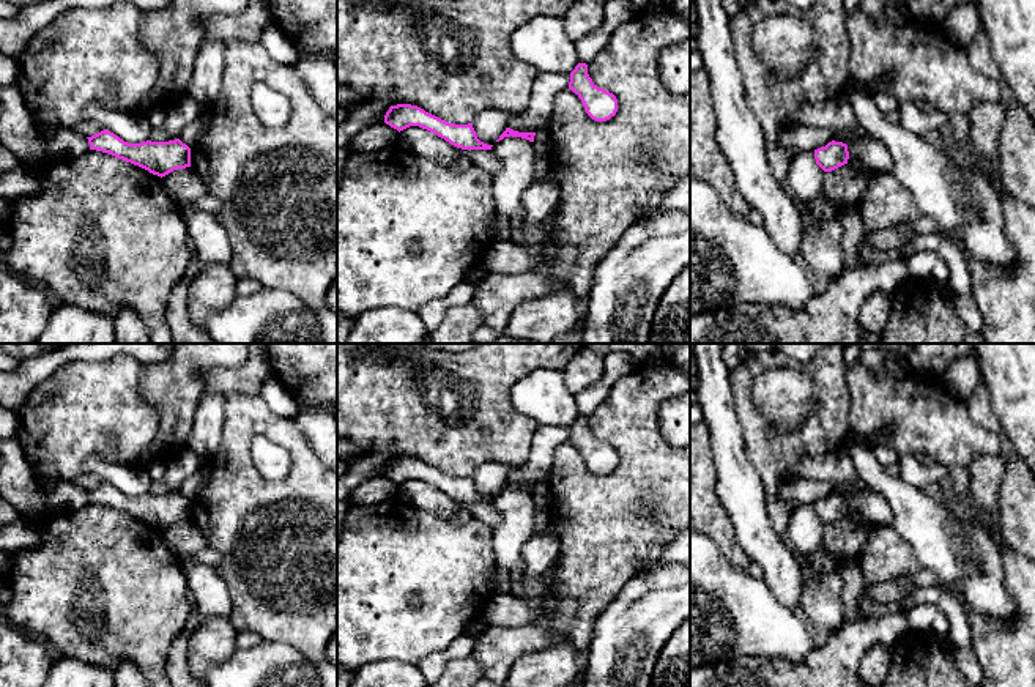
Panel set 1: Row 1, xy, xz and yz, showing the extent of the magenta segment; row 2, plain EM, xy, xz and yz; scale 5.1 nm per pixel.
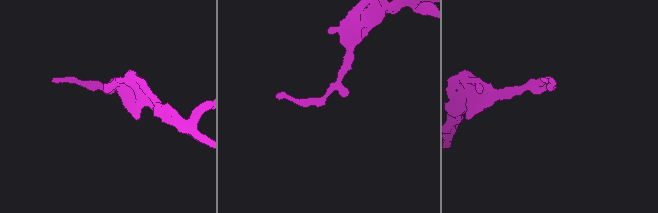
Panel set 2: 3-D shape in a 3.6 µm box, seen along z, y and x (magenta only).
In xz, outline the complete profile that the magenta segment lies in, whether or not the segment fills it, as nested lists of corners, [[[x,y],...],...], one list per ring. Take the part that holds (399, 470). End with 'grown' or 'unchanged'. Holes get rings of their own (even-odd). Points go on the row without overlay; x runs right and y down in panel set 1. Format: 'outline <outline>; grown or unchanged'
outline [[[411,457],[391,459],[384,468],[384,476],[397,482],[399,485],[410,479],[419,479],[462,503],[492,503],[493,499],[477,492],[473,476],[447,476],[425,465],[424,462]]]; unchanged

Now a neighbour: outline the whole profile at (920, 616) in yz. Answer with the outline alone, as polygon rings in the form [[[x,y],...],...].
[[[918,603],[907,610],[906,619],[911,630],[929,632],[934,616],[939,613],[939,608],[934,603]]]

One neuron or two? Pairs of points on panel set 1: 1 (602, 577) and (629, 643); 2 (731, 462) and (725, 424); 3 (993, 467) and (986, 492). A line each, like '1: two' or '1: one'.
1: two
2: one
3: one

